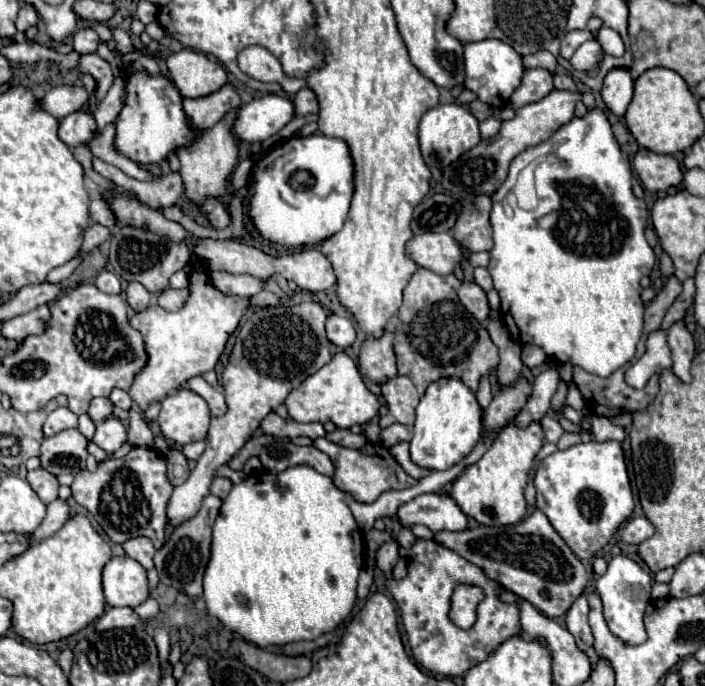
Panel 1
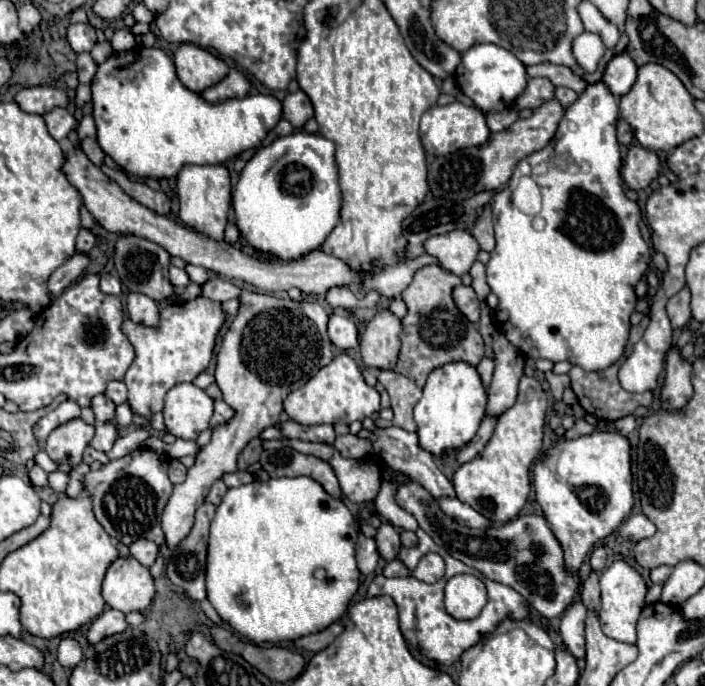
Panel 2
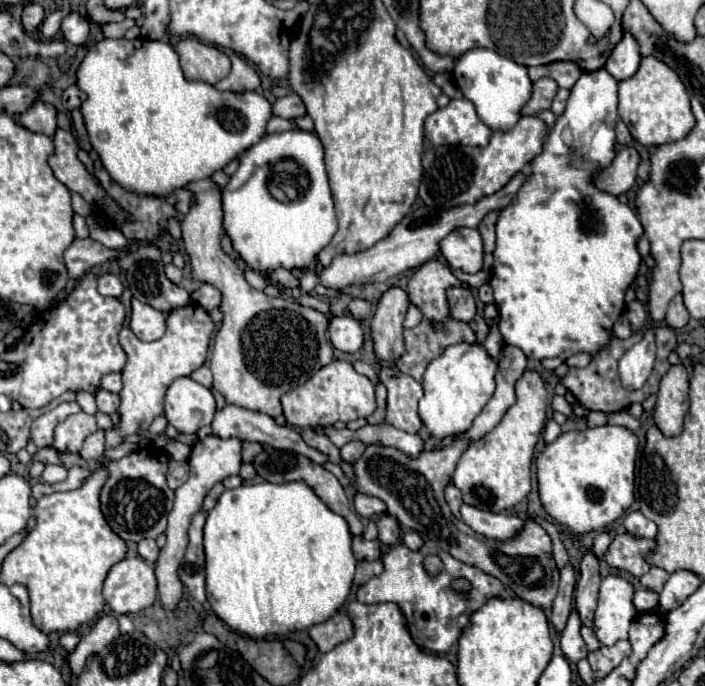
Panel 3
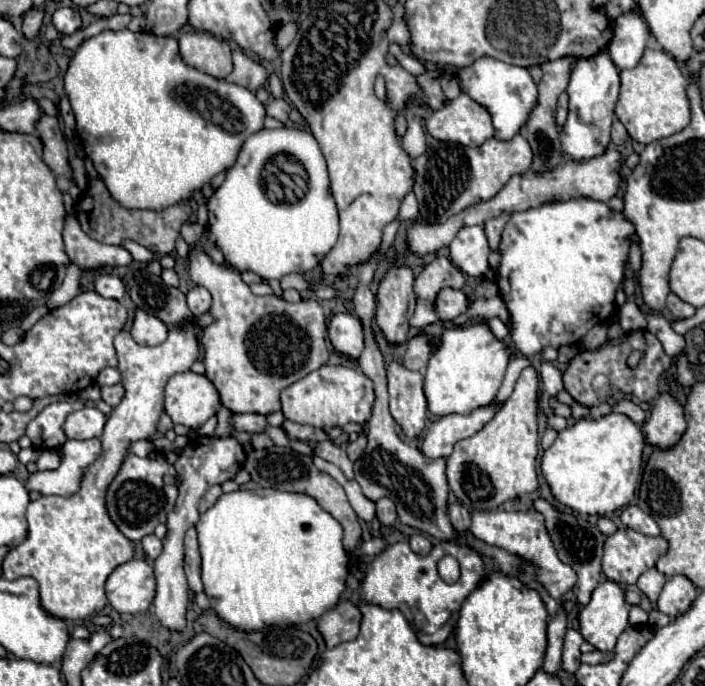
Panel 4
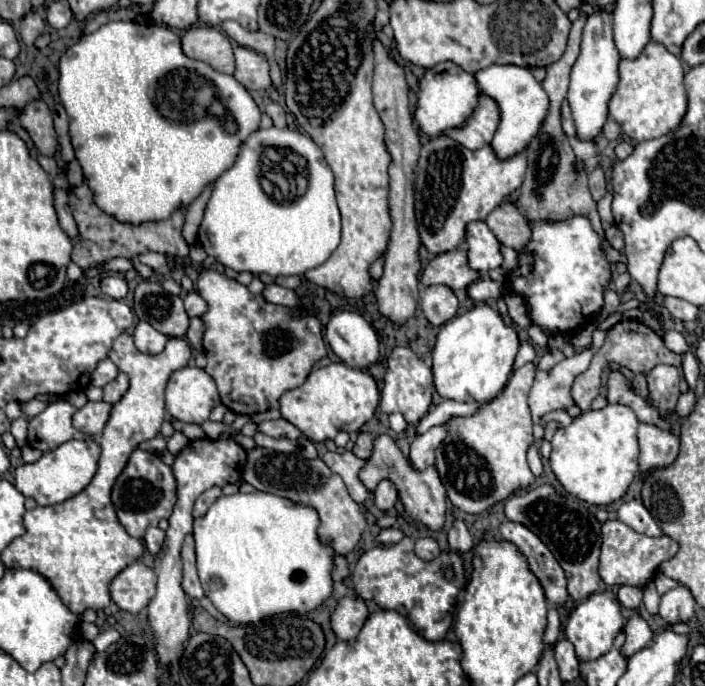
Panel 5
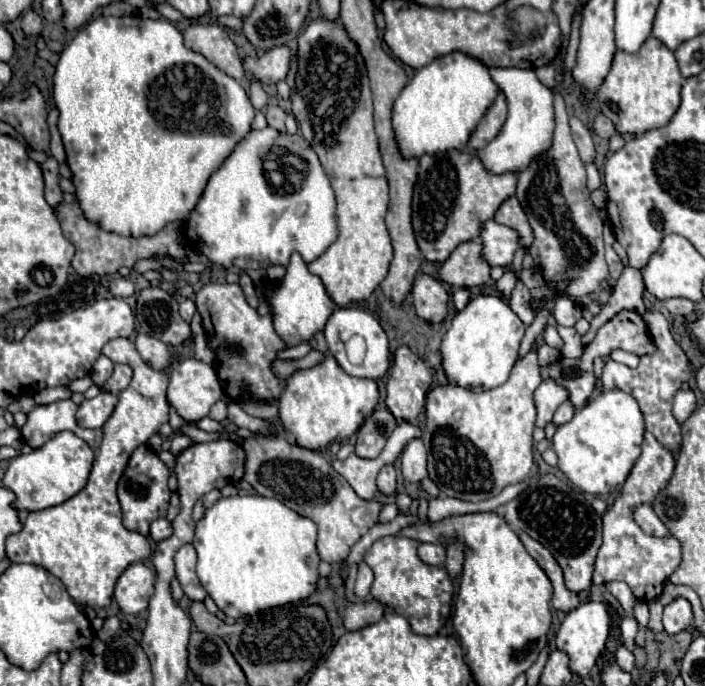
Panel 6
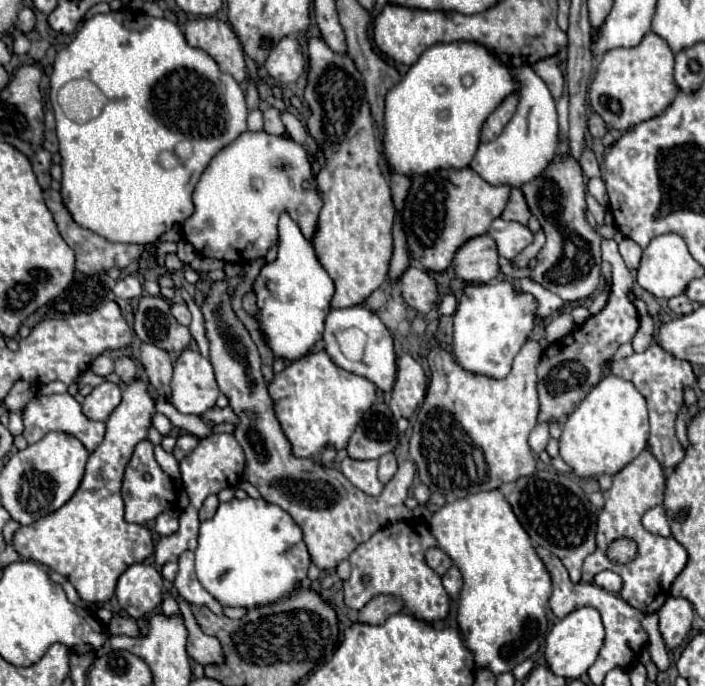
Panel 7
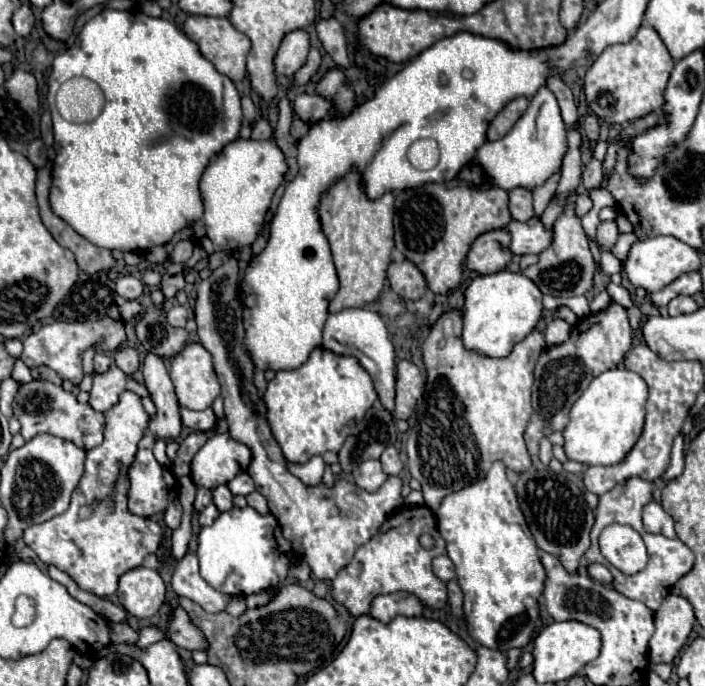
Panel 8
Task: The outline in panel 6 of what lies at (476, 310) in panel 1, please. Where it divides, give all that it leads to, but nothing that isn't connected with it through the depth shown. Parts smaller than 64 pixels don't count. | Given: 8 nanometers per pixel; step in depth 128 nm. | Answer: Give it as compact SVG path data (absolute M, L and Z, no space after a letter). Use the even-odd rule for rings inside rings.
M416 274L412 284L416 314L428 322L442 322L448 312L448 292L442 282L430 274Z

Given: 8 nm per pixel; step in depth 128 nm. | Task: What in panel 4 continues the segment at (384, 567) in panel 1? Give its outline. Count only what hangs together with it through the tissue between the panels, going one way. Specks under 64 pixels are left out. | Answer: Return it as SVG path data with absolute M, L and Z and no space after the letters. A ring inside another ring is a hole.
M384 496L384 498L380 498L380 500L376 502L376 516L378 516L378 520L380 520L382 524L386 524L386 526L394 524L394 520L398 518L398 516L396 516L396 506L394 506L394 502L392 502L388 496Z

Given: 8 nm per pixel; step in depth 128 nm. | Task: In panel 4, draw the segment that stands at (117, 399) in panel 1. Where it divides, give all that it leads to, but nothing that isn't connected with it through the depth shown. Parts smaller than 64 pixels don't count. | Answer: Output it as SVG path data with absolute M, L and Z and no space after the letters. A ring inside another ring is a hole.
M104 368L98 378L96 378L96 384L98 386L112 386L112 384L118 384L120 382L120 372L118 368Z

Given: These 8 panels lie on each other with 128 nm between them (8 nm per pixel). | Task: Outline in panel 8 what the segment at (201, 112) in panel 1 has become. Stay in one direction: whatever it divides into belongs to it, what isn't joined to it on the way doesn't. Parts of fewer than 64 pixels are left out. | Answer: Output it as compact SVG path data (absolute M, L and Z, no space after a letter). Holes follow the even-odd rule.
M294 30L286 34L274 58L276 74L290 78L304 64L308 50L310 50L310 38L306 30Z

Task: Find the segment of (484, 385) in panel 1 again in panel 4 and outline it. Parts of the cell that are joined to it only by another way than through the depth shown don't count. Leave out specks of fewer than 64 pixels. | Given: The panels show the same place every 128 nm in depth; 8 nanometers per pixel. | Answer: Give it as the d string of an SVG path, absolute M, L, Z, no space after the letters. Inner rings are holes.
M490 318L490 320L488 320L488 326L490 326L490 330L494 332L496 338L506 340L506 336L508 336L508 328L506 328L506 324L504 324L500 318Z

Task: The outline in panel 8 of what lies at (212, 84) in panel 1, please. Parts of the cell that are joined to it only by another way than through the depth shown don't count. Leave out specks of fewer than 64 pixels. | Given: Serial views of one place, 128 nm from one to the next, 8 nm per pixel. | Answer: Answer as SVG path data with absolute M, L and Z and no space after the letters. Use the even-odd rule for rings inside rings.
M188 16L184 22L186 36L198 44L202 56L214 64L214 68L228 76L230 80L238 82L246 76L246 56L250 52L250 40L242 32L238 32L228 18L208 18L208 16Z

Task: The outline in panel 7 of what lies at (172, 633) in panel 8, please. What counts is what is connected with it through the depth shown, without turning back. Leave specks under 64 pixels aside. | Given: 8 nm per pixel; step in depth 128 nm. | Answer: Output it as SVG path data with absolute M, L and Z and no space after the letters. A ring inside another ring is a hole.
M186 600L180 602L180 610L182 610L184 626L188 628L188 644L186 644L188 654L196 662L210 662L210 658L222 658L220 642L214 636L208 636L200 630L196 618L190 612L190 604Z

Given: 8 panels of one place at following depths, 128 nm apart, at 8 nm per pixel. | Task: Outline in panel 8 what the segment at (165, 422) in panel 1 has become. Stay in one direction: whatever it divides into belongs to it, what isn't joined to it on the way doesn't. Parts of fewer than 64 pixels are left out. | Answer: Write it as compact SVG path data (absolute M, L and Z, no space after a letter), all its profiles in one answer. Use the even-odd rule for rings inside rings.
M186 344L184 350L174 356L170 366L170 378L176 388L180 406L190 410L210 408L220 394L220 382L212 366L212 354L200 344Z

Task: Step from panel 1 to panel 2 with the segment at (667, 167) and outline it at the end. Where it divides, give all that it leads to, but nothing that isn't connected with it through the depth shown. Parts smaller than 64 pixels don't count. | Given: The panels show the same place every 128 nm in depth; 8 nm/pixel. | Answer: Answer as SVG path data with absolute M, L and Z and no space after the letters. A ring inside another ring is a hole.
M630 146L624 164L620 168L620 178L626 188L642 190L658 176L658 170L660 170L660 160L654 152L642 146Z

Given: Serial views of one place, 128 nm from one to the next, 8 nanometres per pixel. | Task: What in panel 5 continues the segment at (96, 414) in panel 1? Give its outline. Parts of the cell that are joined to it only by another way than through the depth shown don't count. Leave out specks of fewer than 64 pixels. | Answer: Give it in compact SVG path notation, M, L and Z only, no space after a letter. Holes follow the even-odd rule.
M120 372L116 376L116 380L112 380L110 384L104 386L104 400L110 404L116 404L124 396L126 390L128 390L128 374Z

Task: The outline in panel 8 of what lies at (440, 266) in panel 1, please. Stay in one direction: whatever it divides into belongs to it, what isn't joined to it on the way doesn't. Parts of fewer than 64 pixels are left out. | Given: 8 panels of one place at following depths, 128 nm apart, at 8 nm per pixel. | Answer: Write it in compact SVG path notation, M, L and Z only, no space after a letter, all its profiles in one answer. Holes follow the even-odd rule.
M532 216L528 222L512 220L506 230L512 234L510 250L514 254L540 254L552 246L552 228L546 228L540 216Z

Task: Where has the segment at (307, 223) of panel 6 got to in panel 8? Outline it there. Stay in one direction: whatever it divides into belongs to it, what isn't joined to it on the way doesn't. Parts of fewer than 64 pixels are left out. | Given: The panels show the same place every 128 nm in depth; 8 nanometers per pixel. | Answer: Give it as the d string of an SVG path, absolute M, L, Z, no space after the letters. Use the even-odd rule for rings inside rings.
M234 140L208 164L200 180L204 200L204 216L196 224L196 240L208 254L218 250L234 250L252 244L270 206L274 190L288 170L284 154L270 140Z

